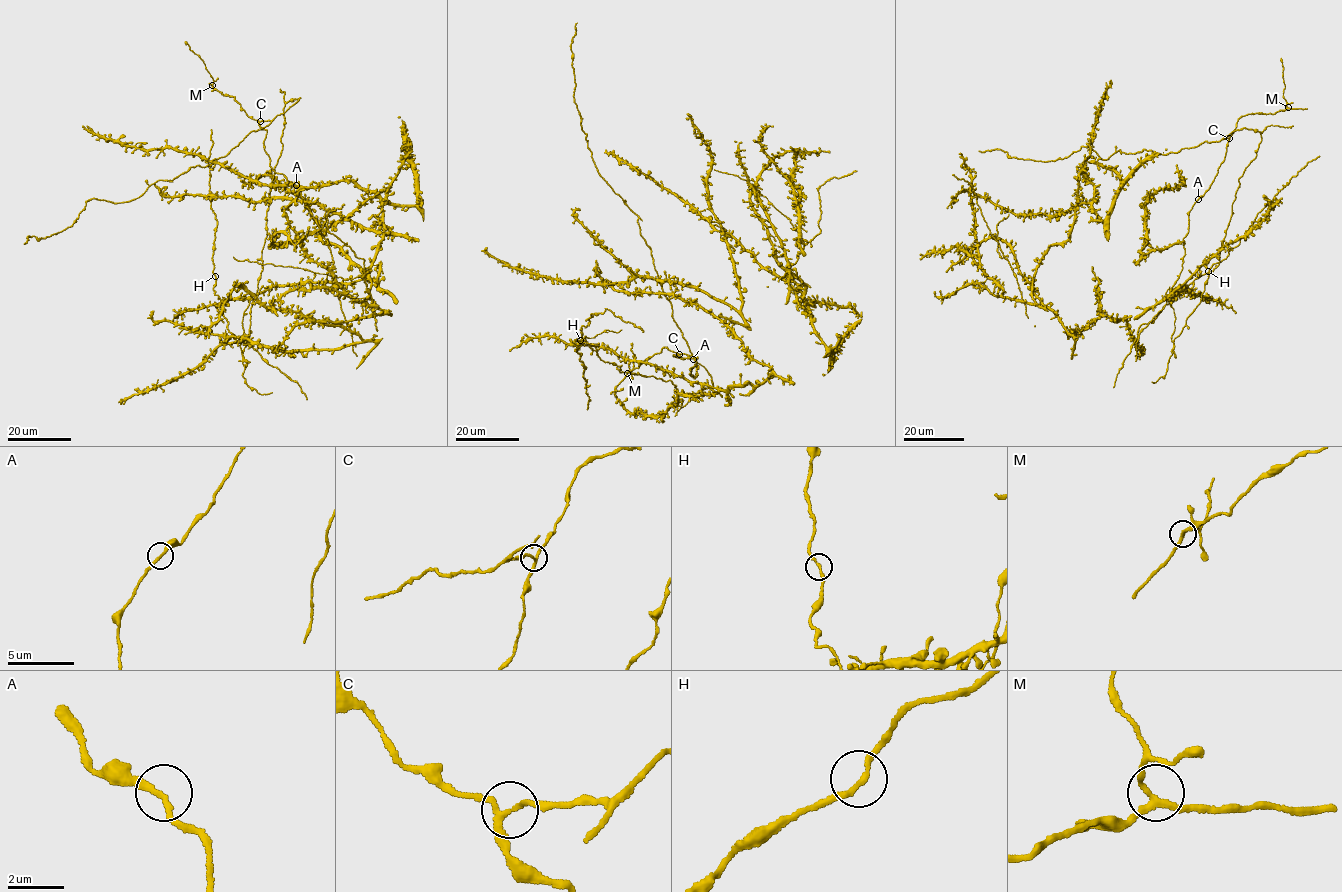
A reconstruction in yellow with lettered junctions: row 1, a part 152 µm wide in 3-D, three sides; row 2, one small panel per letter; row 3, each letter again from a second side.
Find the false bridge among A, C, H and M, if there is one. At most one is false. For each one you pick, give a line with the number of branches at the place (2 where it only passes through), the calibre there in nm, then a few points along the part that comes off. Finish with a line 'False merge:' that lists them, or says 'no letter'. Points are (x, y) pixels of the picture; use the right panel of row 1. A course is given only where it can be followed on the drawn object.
C: branches 3; calibre 180 nm; course (1228, 138), (1223, 139), (1245, 128), (1259, 132), (1261, 142), (1239, 179), (1219, 265), (1173, 342), (1169, 286)
False merge: C

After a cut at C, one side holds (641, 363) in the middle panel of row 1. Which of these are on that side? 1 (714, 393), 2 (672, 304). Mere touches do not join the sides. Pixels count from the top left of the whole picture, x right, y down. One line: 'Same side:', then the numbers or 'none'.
Same side: 1

